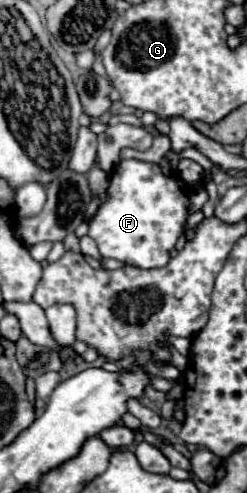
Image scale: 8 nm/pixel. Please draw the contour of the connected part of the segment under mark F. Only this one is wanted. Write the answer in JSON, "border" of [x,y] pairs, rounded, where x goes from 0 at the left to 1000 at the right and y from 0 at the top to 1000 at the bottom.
{"border":[[[486,325],[445,357],[429,381],[429,406],[397,422],[389,438],[356,450],[356,479],[397,495],[397,507],[421,523],[462,523],[551,544],[656,544],[688,527],[688,507],[737,475],[737,462],[761,446],[761,373],[721,357],[656,353],[656,341],[615,329],[575,325]]]}

